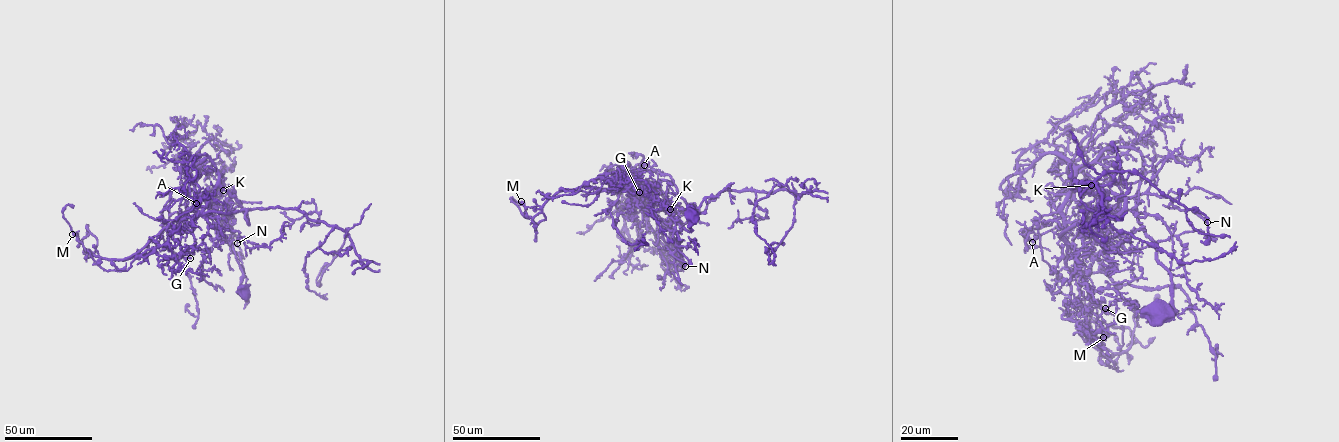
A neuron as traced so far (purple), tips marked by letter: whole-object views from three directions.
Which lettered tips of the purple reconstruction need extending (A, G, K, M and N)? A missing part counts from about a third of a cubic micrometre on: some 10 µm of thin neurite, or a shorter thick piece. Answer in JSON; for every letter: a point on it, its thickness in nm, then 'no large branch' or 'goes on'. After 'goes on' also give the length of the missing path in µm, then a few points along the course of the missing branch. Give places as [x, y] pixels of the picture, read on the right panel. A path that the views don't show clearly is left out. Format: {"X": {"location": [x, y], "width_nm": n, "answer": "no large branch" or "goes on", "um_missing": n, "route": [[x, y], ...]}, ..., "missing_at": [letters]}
{"A": {"location": [1032, 242], "width_nm": 240, "answer": "goes on", "um_missing": 25}, "G": {"location": [1105, 308], "width_nm": 180, "answer": "no large branch"}, "K": {"location": [1091, 185], "width_nm": 180, "answer": "no large branch"}, "M": {"location": [1103, 337], "width_nm": 280, "answer": "no large branch"}, "N": {"location": [1207, 222], "width_nm": 240, "answer": "goes on", "um_missing": 30, "route": [[1207, 222], [1226, 230], [1252, 272]]}, "missing_at": ["A", "N"]}

